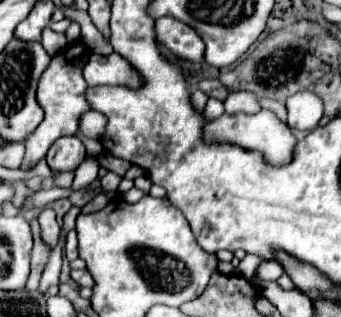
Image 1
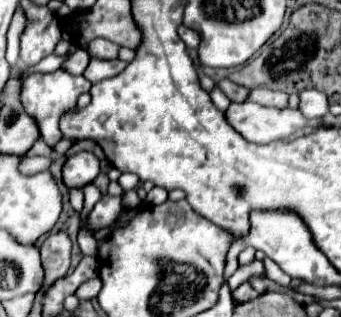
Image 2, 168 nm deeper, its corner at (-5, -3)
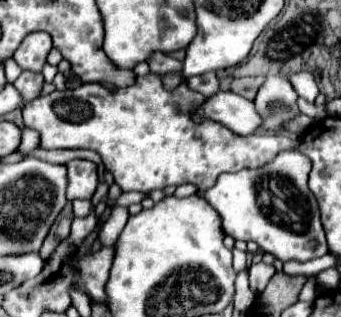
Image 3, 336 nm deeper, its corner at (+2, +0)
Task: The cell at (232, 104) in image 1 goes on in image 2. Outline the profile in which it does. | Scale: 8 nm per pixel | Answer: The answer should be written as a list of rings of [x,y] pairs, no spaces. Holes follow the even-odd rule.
[[[254,88],[248,96],[248,100],[258,102],[262,106],[274,106],[274,108],[286,108],[288,106],[288,94],[280,90],[268,90],[268,88]]]

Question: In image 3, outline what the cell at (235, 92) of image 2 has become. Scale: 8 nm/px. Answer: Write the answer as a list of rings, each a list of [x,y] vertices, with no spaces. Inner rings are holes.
[[[243,77],[243,79],[233,79],[229,89],[233,89],[235,93],[239,93],[239,95],[243,95],[243,97],[247,97],[247,99],[255,99],[255,93],[257,93],[257,89],[261,87],[263,81],[265,81],[263,77]]]

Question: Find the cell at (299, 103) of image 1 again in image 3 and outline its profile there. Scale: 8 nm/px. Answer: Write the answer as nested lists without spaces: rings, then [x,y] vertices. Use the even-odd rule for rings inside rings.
[[[295,73],[295,75],[289,77],[289,81],[291,81],[291,85],[293,85],[293,89],[297,91],[299,97],[303,97],[309,103],[315,103],[315,99],[319,95],[319,89],[317,89],[311,73]]]

